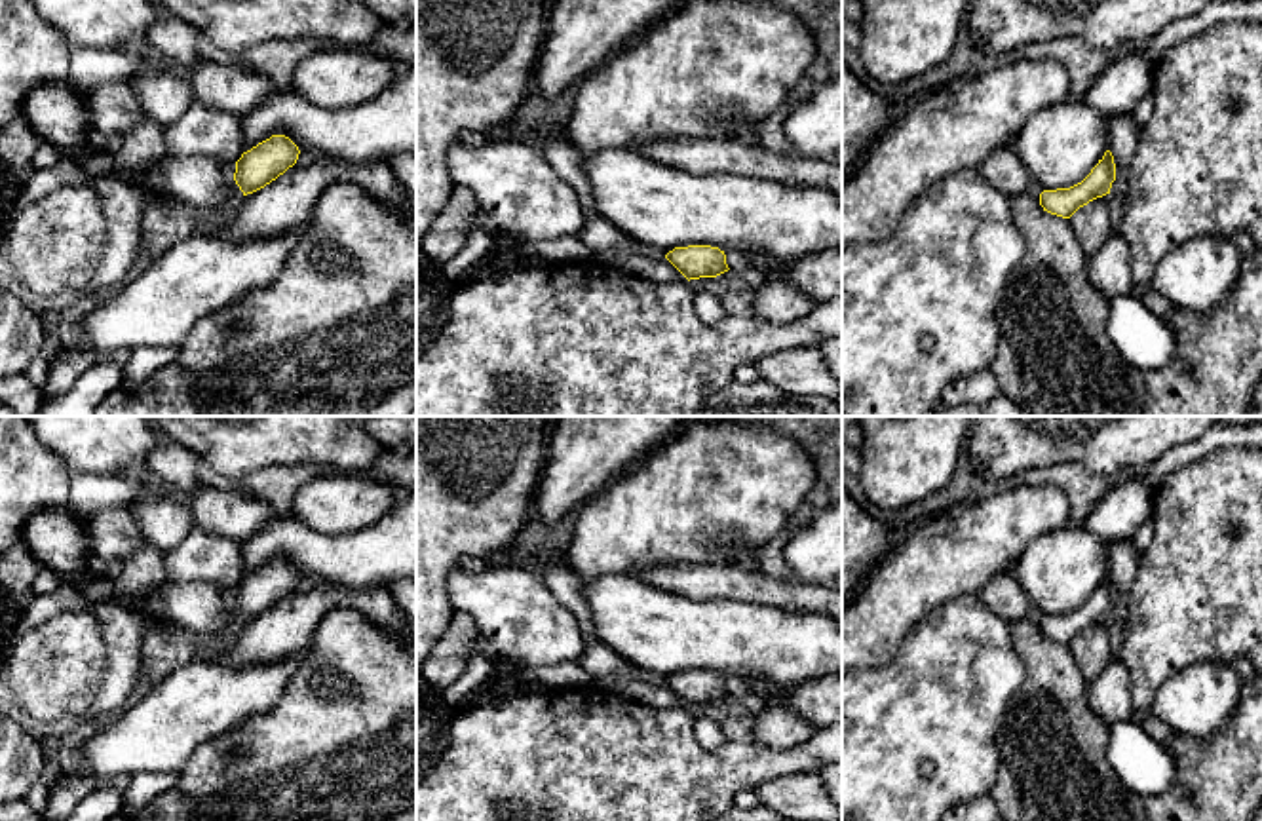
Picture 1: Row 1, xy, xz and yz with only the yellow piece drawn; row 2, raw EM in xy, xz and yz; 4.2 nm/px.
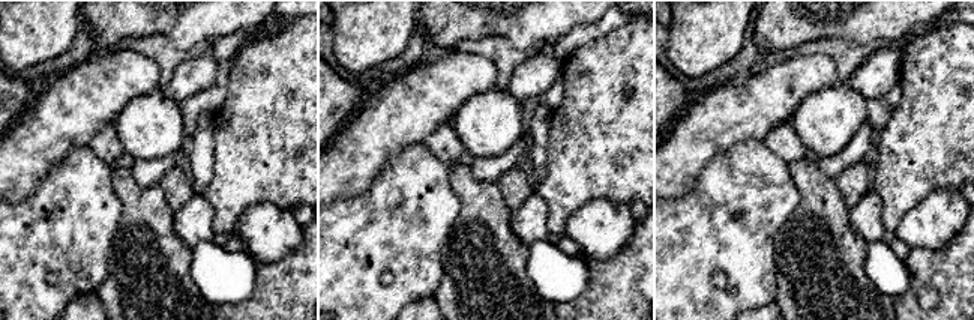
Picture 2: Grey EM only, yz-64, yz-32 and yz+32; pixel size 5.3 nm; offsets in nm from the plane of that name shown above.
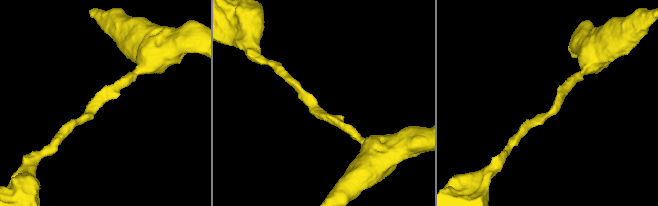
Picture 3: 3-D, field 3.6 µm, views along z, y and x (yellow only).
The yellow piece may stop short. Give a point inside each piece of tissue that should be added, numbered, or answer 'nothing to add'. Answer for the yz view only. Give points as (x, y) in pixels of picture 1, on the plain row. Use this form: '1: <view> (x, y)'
nothing to add

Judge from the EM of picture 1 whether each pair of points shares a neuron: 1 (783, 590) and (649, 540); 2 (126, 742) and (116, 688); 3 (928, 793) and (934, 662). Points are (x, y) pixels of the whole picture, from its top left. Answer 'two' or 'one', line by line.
1: two
2: two
3: one

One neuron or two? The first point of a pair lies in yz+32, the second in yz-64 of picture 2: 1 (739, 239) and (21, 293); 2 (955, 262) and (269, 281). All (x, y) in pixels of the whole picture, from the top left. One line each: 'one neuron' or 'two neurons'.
1: one neuron
2: one neuron

